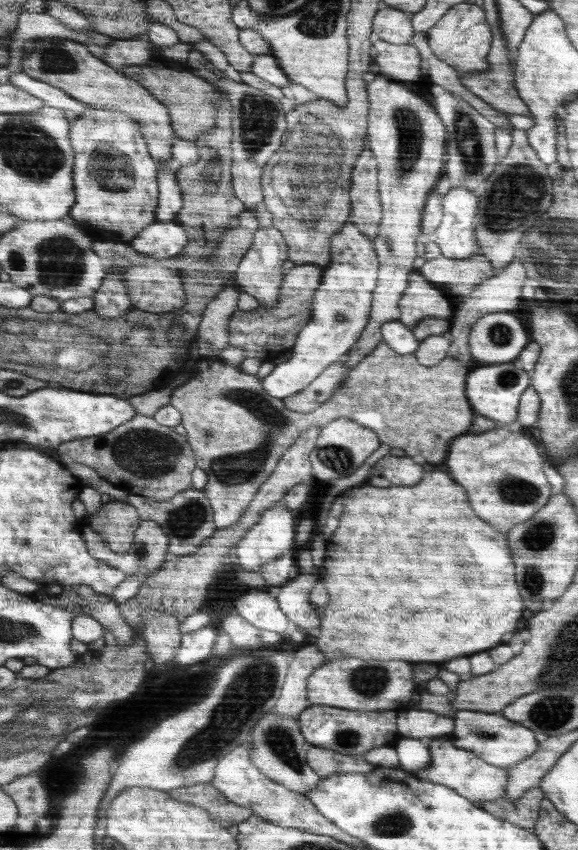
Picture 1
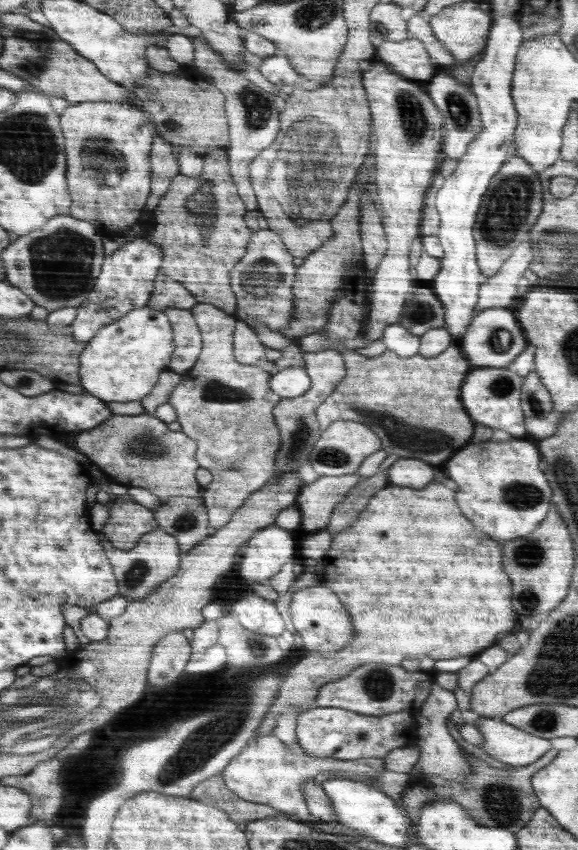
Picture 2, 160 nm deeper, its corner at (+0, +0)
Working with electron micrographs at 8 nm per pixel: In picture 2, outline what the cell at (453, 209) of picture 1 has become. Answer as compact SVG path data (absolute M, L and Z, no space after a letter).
M517 14L497 17L489 32L488 46L482 52L484 57L478 61L470 73L471 88L480 104L482 132L473 140L469 150L457 160L456 169L445 178L435 198L435 207L440 214L436 236L442 245L442 272L438 280L434 278L434 293L440 294L445 308L445 327L452 337L452 345L460 343L464 332L474 319L472 310L478 304L478 276L480 266L477 263L477 241L473 237L473 226L480 210L482 196L492 182L493 176L501 170L502 164L510 160L513 154L513 142L516 138L517 123L520 116L513 100L512 80L517 68L517 54L524 40L524 32L517 23Z

